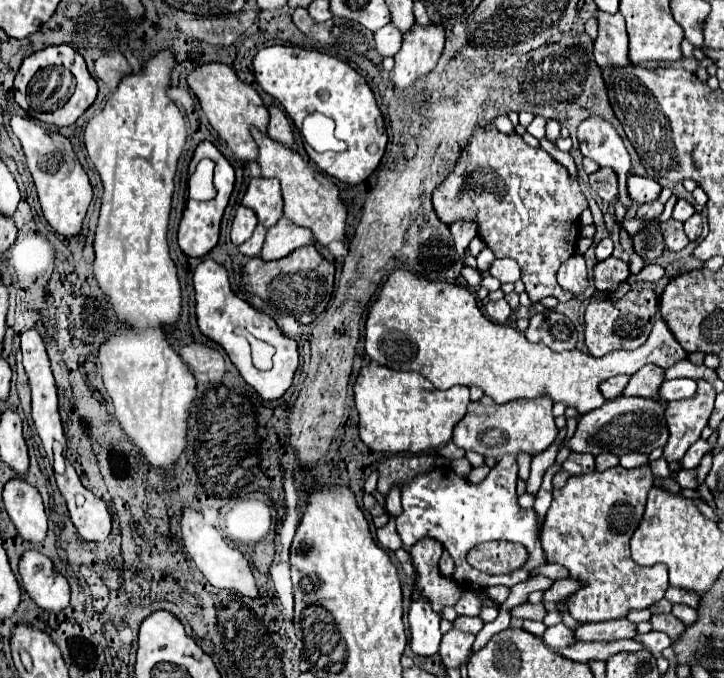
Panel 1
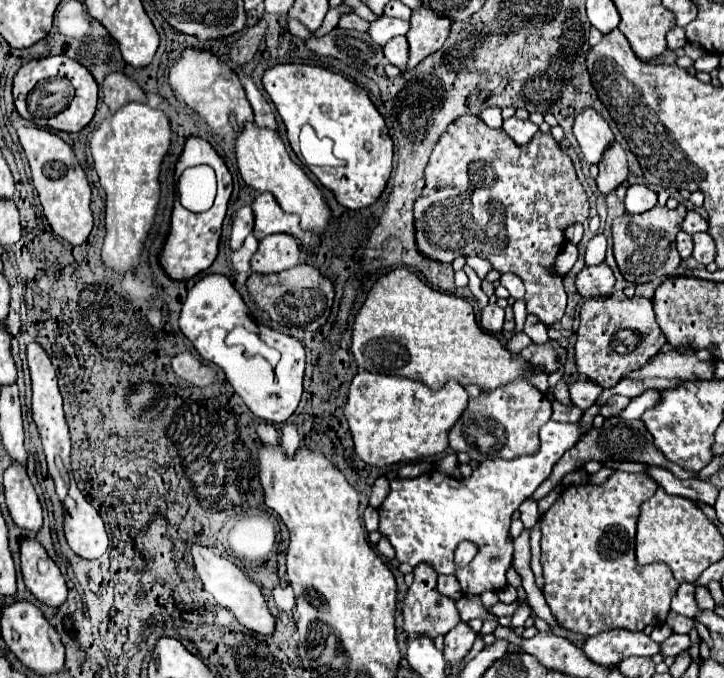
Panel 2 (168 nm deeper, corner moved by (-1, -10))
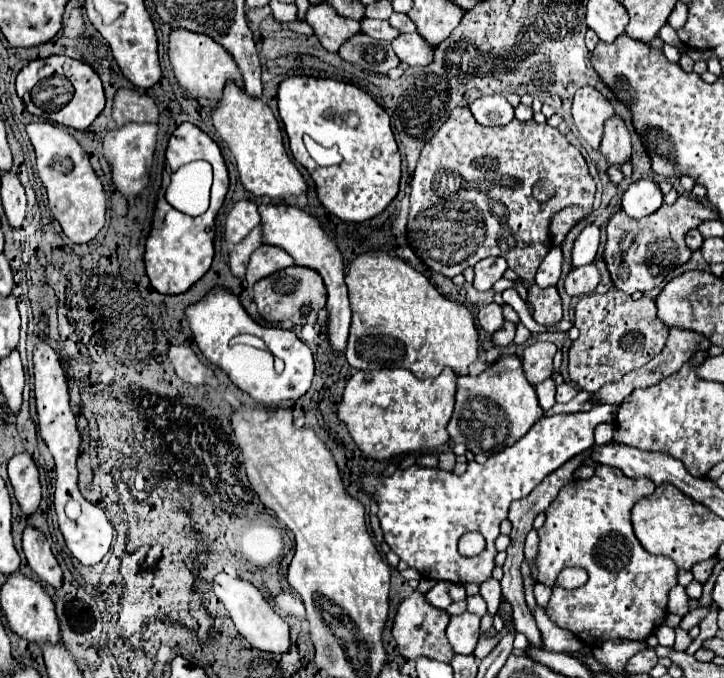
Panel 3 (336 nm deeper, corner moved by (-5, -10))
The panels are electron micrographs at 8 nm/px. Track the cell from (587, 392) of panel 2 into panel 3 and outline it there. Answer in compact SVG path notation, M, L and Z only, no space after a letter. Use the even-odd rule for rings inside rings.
M561 384L557 386L557 402L569 402L571 398L575 398L579 394L579 390L571 384Z

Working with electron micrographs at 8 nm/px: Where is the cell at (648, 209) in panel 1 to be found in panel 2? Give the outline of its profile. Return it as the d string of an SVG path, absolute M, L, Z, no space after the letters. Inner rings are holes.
M679 204L675 210L657 206L645 214L623 214L613 220L613 256L625 280L645 284L655 278L673 274L673 270L681 264L675 236L681 230L685 214L687 208Z

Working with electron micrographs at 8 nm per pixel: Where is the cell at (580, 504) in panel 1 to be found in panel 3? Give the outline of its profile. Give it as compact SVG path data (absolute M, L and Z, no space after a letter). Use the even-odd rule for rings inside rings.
M597 466L593 478L589 480L573 480L565 484L553 504L545 510L547 520L539 528L539 582L553 590L553 596L547 606L547 616L559 628L571 630L585 646L597 648L605 640L613 638L629 638L629 640L645 640L649 638L667 616L669 590L677 586L677 566L673 560L665 556L651 556L643 550L637 536L631 528L631 508L641 498L647 498L655 492L655 486L649 478L627 478L619 468ZM567 566L579 566L587 570L589 580L585 586L575 590L565 590L555 586L559 572Z

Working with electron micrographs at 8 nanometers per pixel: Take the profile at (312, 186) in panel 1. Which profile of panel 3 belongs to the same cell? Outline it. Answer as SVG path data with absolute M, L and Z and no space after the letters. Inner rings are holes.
M229 82L223 90L223 98L217 110L213 112L213 124L235 156L239 178L245 190L249 190L255 196L267 196L275 202L285 202L287 198L307 194L309 186L297 170L297 166L287 156L283 132L271 108L263 100L247 96L239 86Z

